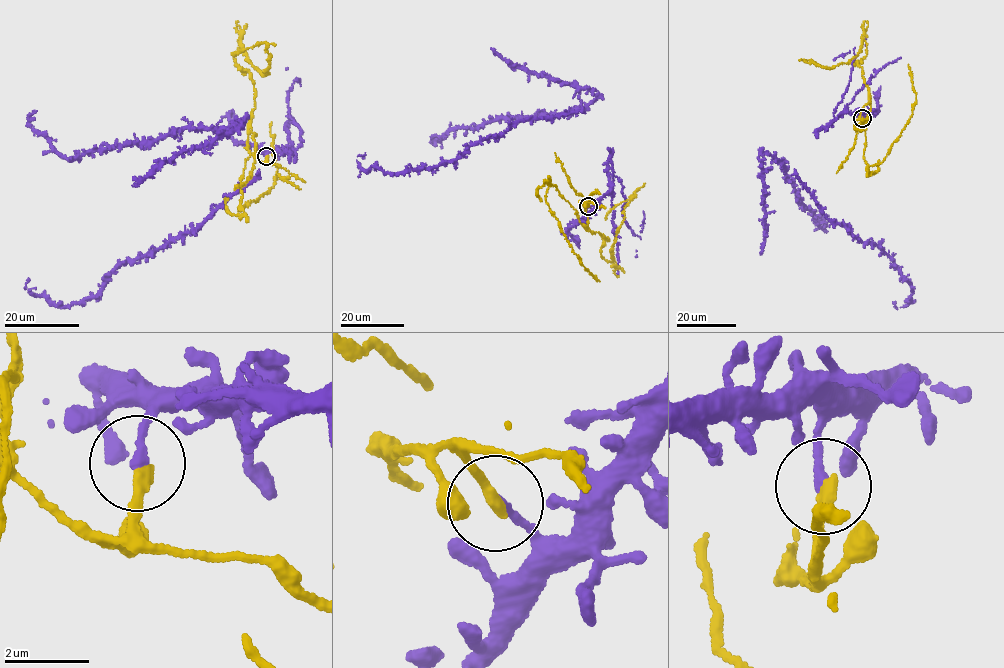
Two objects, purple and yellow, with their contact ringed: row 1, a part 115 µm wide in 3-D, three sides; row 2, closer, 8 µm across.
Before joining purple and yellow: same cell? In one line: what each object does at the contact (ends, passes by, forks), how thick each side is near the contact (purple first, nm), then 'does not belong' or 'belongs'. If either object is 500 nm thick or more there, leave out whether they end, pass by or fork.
purple ends; yellow ends; calibres 240 and 300 nm; does not belong

